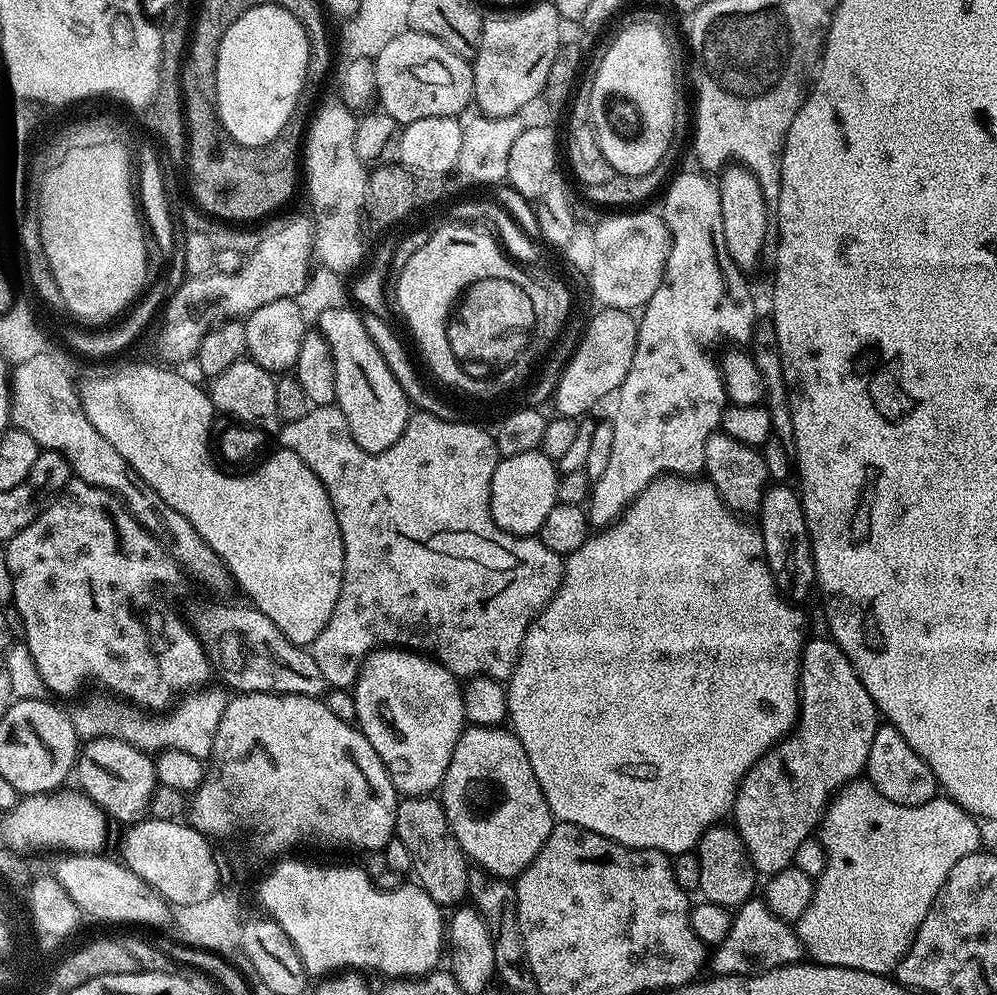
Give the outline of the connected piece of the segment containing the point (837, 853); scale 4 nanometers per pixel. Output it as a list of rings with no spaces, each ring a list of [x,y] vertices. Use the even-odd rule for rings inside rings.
[[[857,778],[845,784],[833,796],[831,804],[824,811],[824,818],[821,820],[818,829],[818,839],[824,848],[824,852],[828,855],[828,861],[822,870],[822,874],[815,881],[816,893],[806,910],[806,914],[802,914],[802,918],[795,921],[794,924],[796,935],[800,937],[800,943],[804,945],[805,953],[817,964],[881,974],[891,973],[898,961],[908,953],[908,948],[912,945],[912,939],[916,937],[917,930],[922,926],[922,918],[926,918],[926,914],[930,910],[938,890],[942,890],[950,870],[954,870],[954,866],[958,866],[958,862],[962,862],[962,858],[966,858],[966,854],[981,851],[979,826],[981,827],[977,817],[973,816],[971,812],[967,812],[963,806],[957,804],[951,798],[937,798],[926,802],[922,806],[911,808],[910,806],[898,806],[898,802],[890,802],[890,798],[882,798],[882,794],[878,794],[878,790],[874,790],[874,786],[867,778]]]

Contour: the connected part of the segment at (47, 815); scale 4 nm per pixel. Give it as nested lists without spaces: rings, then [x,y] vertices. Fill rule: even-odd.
[[[57,790],[39,796],[25,796],[17,802],[10,813],[10,828],[42,830],[42,840],[58,842],[58,850],[72,854],[96,854],[108,840],[109,817],[97,804],[79,790]]]

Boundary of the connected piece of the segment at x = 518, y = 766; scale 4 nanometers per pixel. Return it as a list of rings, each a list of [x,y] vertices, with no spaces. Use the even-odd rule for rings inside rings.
[[[504,726],[465,727],[454,746],[450,766],[446,766],[444,780],[438,789],[438,799],[464,855],[473,865],[485,868],[495,876],[515,878],[524,872],[526,866],[534,862],[538,850],[542,850],[554,827],[552,805],[546,802],[544,789],[538,786],[536,772],[530,766],[528,749],[522,746],[517,733]]]

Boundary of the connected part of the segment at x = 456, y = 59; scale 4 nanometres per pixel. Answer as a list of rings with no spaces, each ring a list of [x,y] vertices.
[[[411,30],[398,34],[394,42],[382,46],[382,50],[376,56],[375,65],[376,96],[378,104],[380,102],[379,107],[402,126],[410,122],[418,122],[418,118],[459,117],[465,111],[463,108],[473,103],[471,63],[454,54],[454,50],[442,46],[438,38],[430,38],[426,34]]]

